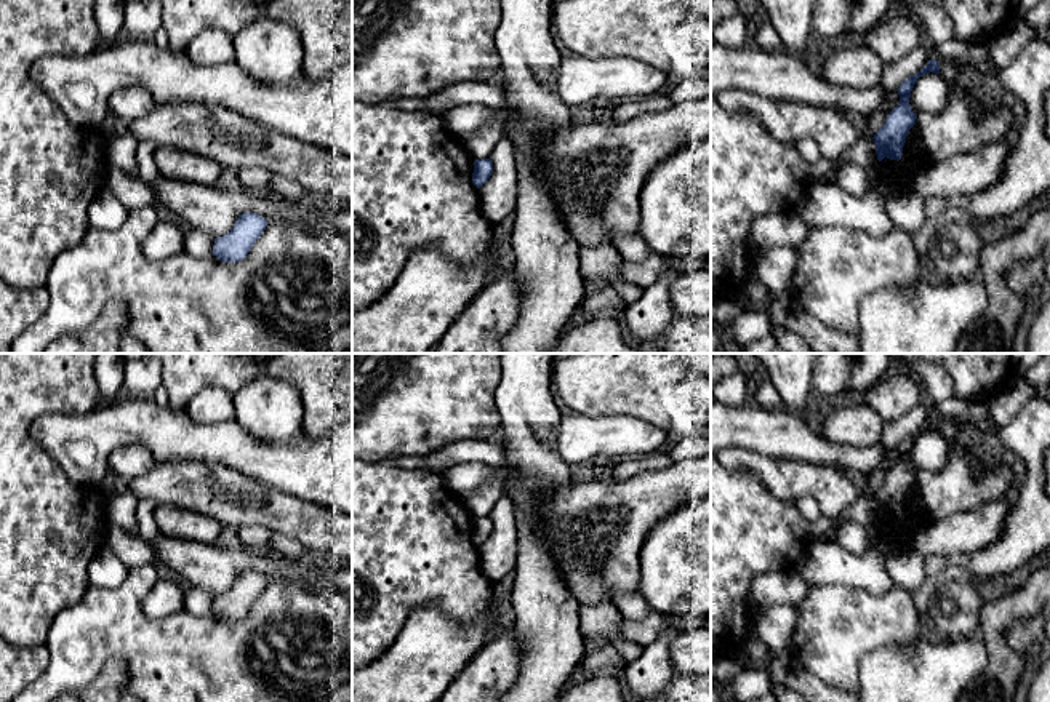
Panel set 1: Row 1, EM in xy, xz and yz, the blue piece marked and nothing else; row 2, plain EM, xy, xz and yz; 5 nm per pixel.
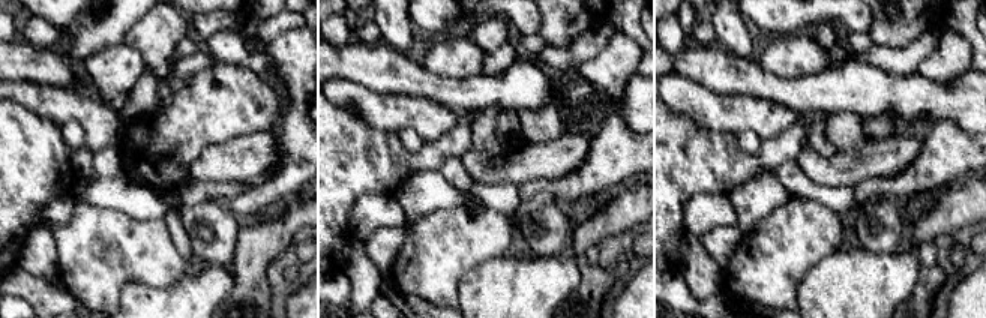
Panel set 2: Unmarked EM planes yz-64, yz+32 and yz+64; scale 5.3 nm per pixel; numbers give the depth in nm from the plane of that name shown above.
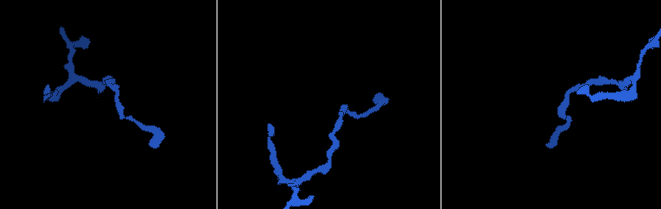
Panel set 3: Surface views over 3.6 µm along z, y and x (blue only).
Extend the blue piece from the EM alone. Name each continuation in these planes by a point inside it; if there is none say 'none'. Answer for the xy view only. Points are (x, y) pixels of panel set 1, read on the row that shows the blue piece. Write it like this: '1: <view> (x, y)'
none

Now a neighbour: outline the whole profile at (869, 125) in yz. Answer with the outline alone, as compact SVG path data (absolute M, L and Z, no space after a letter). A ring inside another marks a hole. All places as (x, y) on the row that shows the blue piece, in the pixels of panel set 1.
M879 109L858 122L861 136L872 139L874 134L885 125L887 115L888 112L885 109Z

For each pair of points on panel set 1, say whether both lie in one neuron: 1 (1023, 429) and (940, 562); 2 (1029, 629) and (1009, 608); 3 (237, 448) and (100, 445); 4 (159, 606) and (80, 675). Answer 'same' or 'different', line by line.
1: same
2: different
3: same
4: different

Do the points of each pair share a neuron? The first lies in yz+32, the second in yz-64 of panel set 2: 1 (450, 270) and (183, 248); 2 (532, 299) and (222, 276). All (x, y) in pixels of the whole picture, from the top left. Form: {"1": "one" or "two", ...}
{"1": "two", "2": "one"}

